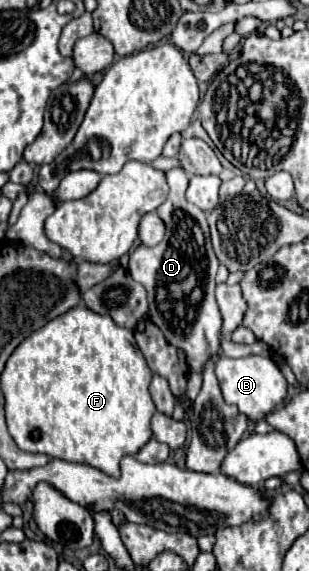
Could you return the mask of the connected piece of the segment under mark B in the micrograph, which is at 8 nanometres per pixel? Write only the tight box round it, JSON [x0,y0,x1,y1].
[215,355,287,421]

